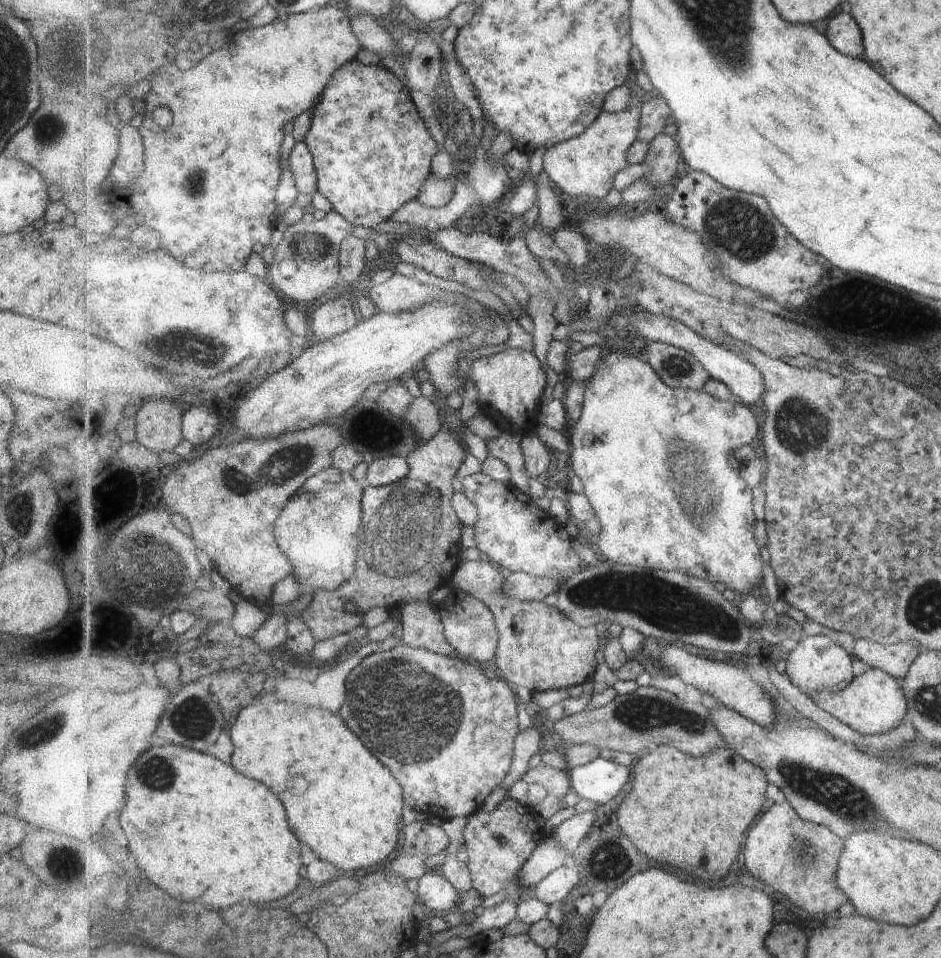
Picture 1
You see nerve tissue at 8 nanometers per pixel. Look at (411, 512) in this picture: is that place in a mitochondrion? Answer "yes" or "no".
yes

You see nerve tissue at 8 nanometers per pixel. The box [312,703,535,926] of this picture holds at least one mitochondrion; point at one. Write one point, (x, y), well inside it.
(498, 840)

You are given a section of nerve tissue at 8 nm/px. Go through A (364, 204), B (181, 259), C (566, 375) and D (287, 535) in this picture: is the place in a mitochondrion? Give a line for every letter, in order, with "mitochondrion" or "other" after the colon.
A: other
B: other
C: other
D: other

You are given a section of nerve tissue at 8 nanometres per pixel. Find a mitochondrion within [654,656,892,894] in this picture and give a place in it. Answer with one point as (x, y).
(841, 797)

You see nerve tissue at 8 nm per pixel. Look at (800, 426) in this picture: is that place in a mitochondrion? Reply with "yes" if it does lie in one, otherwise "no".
yes

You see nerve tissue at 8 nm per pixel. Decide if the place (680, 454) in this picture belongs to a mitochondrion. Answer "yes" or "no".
yes

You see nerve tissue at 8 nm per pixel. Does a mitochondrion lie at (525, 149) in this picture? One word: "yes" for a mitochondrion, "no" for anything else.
no

